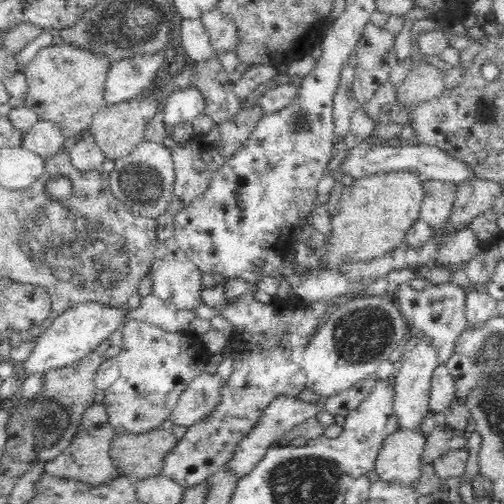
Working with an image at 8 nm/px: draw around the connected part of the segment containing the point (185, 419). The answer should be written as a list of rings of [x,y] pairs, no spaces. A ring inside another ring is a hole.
[[[203,372],[192,377],[180,393],[177,405],[169,419],[174,425],[189,427],[197,420],[209,415],[219,400],[221,384],[222,379],[216,373]]]

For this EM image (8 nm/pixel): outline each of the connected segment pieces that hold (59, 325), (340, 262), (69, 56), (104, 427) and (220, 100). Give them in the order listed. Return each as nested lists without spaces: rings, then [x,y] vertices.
[[[82,301],[70,309],[63,310],[42,333],[38,334],[36,347],[19,366],[19,370],[27,375],[38,375],[80,360],[120,330],[127,323],[131,310],[128,305],[109,305],[100,301]]]
[[[382,171],[358,177],[343,188],[339,197],[334,213],[328,215],[330,236],[324,237],[319,259],[313,265],[304,265],[295,256],[291,262],[296,284],[320,270],[344,275],[346,266],[370,262],[396,248],[405,239],[413,220],[418,218],[424,193],[420,178],[413,171]]]
[[[77,44],[42,48],[24,68],[28,84],[25,106],[32,108],[41,120],[60,124],[67,137],[80,138],[88,133],[94,114],[108,106],[105,85],[113,62],[110,54]]]
[[[93,402],[79,416],[78,426],[68,446],[62,452],[44,462],[44,468],[54,475],[78,477],[78,479],[84,479],[88,483],[107,481],[116,472],[116,465],[110,454],[113,438],[113,428],[108,422],[106,407],[103,404]]]
[[[214,54],[206,62],[195,62],[192,68],[192,84],[203,93],[206,100],[206,117],[214,125],[230,120],[238,112],[238,97],[234,96],[229,74]]]

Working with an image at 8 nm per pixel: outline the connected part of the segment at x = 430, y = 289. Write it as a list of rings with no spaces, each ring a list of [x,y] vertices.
[[[448,281],[436,284],[429,283],[420,291],[410,287],[410,284],[407,283],[390,290],[391,297],[399,307],[410,330],[423,332],[424,335],[432,336],[436,340],[438,356],[442,364],[452,358],[460,336],[469,326],[465,315],[469,288],[465,282],[456,284],[456,282]]]

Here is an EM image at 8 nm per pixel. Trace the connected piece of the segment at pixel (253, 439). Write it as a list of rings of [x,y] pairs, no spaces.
[[[280,396],[274,400],[265,413],[260,417],[260,420],[239,440],[229,459],[225,462],[224,467],[230,472],[230,476],[234,476],[236,480],[242,480],[244,476],[248,476],[258,462],[266,454],[269,448],[272,448],[280,443],[284,443],[286,432],[290,432],[299,422],[306,420],[308,417],[314,417],[316,411],[320,407],[324,407],[324,401],[320,400],[316,404],[306,403],[300,399],[288,398]]]

